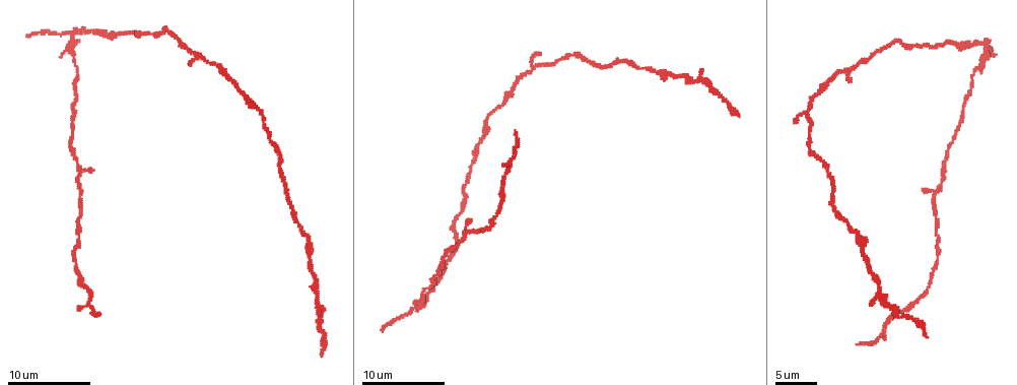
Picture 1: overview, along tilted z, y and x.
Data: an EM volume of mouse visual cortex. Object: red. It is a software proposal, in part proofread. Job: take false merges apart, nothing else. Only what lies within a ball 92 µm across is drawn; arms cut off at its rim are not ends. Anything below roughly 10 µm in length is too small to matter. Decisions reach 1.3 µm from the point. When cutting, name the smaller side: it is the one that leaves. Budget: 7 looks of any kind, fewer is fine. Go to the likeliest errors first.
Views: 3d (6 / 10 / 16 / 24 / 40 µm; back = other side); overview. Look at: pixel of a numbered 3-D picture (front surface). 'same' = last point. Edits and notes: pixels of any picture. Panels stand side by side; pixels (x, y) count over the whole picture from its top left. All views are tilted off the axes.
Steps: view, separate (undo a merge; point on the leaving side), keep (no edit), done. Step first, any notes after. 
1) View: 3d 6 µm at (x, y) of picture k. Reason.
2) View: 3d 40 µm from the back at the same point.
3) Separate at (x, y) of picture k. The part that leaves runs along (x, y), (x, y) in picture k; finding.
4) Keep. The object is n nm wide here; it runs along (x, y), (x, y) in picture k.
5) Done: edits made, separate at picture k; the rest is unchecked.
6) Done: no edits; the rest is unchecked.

View: 3d 16 µm at (73, 34) of picture 1.

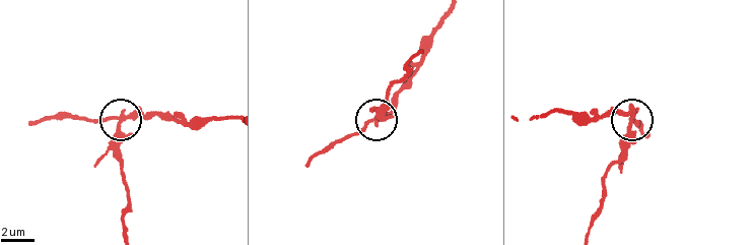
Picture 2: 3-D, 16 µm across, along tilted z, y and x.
Separate at (118, 137) of picture 2. The object is 260 nm wide here; the part that leaves runs along (122, 121), (119, 150), (129, 191), (126, 229) in picture 2; a second neuron is stuck on.

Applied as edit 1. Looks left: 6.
View: overview.

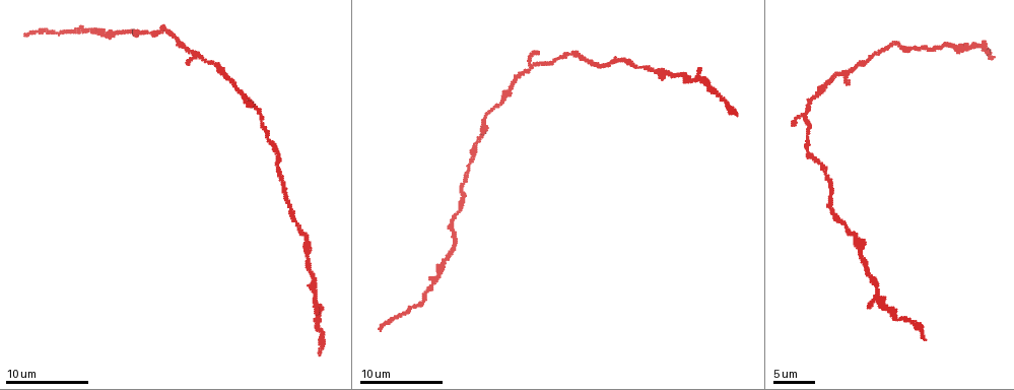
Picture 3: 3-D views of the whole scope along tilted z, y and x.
View: 3d 16 µm at (898, 48) of picture 3.

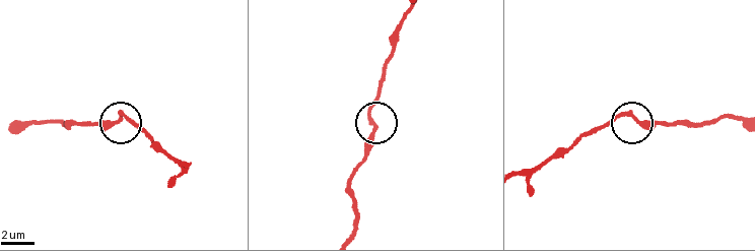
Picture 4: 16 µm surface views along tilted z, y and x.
Keep. It runs along (365, 150), (376, 87) in picture 4; continuous, no second neuron.

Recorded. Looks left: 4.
View: 3d 10 µm at (966, 48) of picture 3. Thin arm on a thick one.

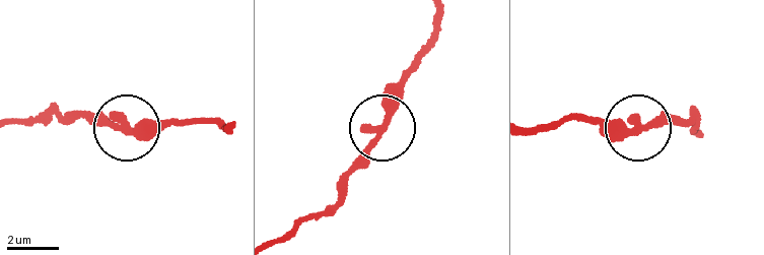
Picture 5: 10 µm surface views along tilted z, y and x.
Keep. 3 arms meet here; it runs along (228, 127), (168, 121), (121, 129), (73, 113) in picture 5; one neuron here.

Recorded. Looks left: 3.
View: 3d 6 µm at (860, 246) of picture 3. Two arms in line, one across.

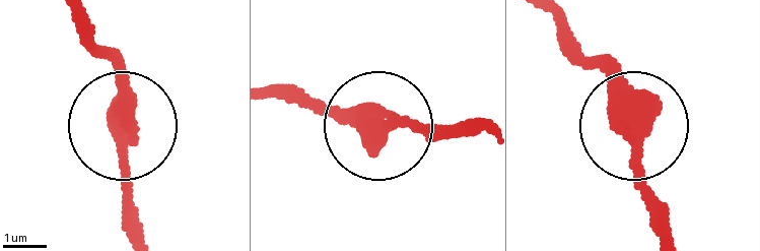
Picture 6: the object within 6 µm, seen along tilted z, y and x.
Keep. 3 arms meet here; one neuron here.

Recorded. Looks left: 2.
Done: edits made, separate at picture 2; the rest is unchecked.

